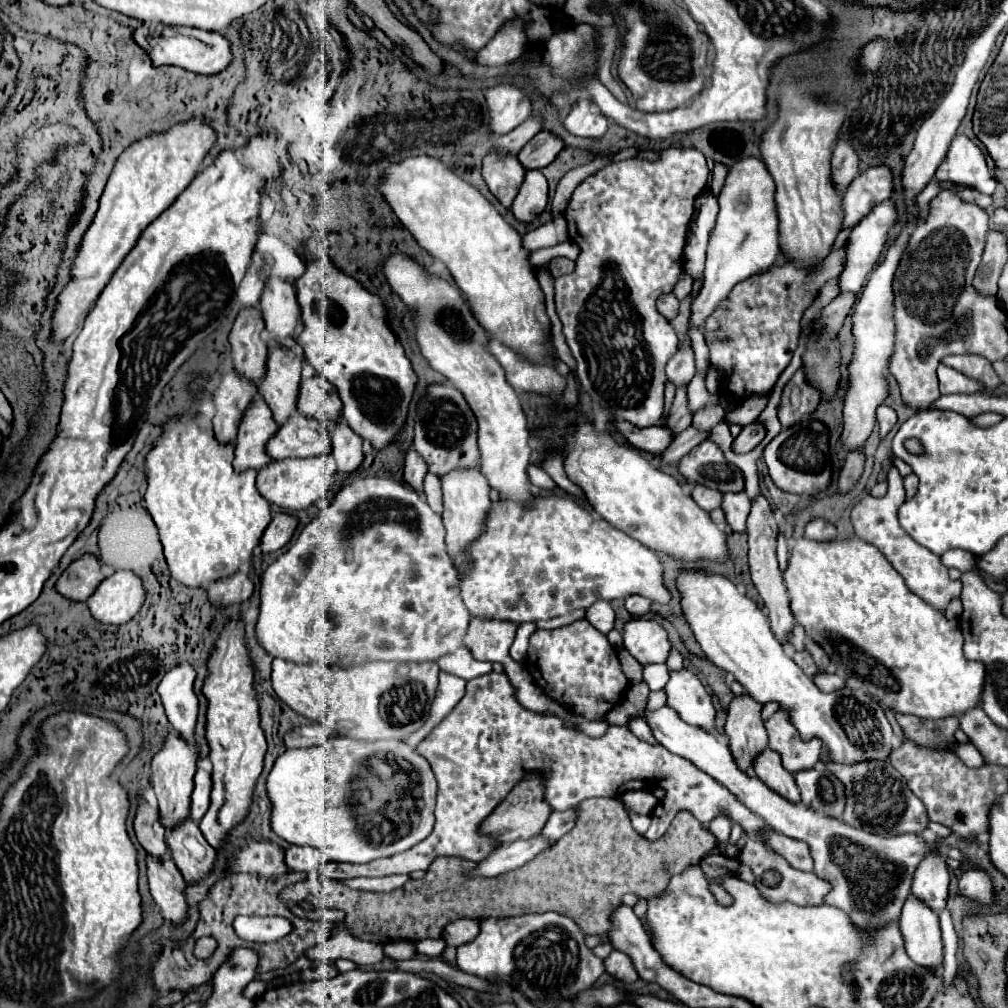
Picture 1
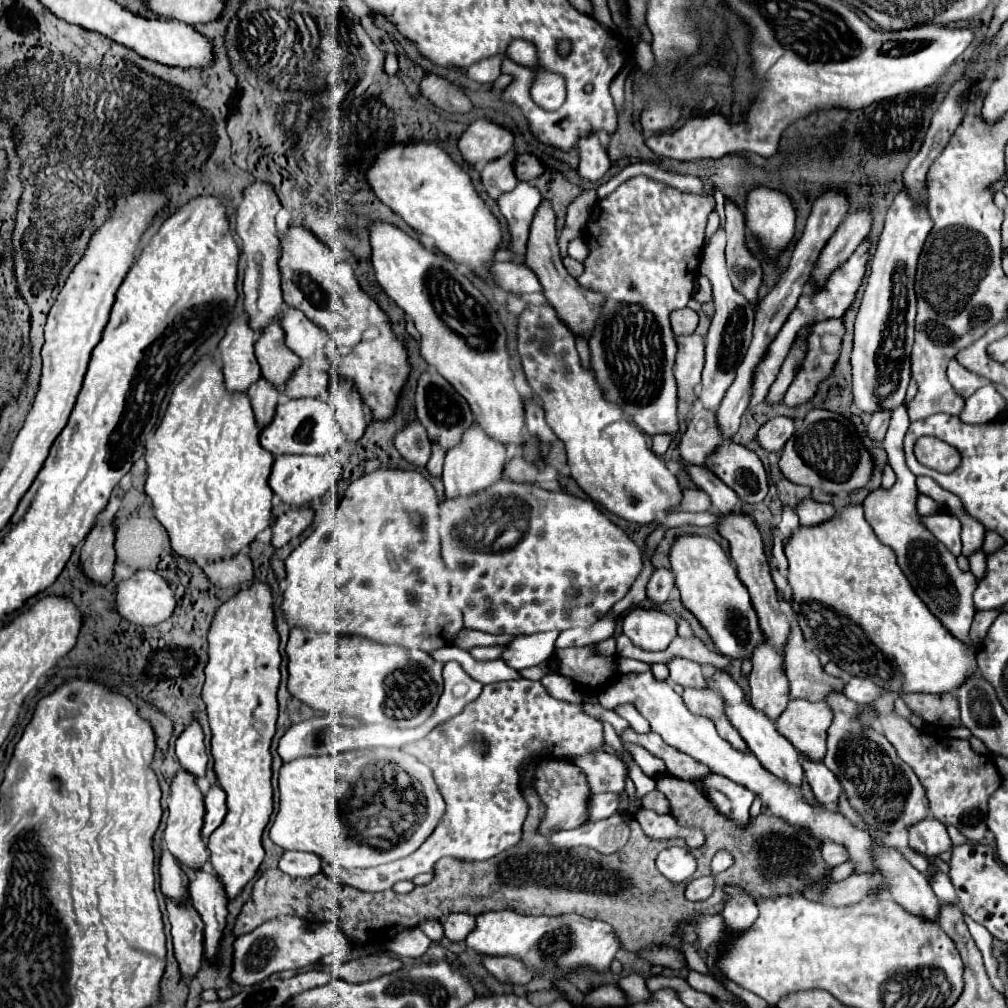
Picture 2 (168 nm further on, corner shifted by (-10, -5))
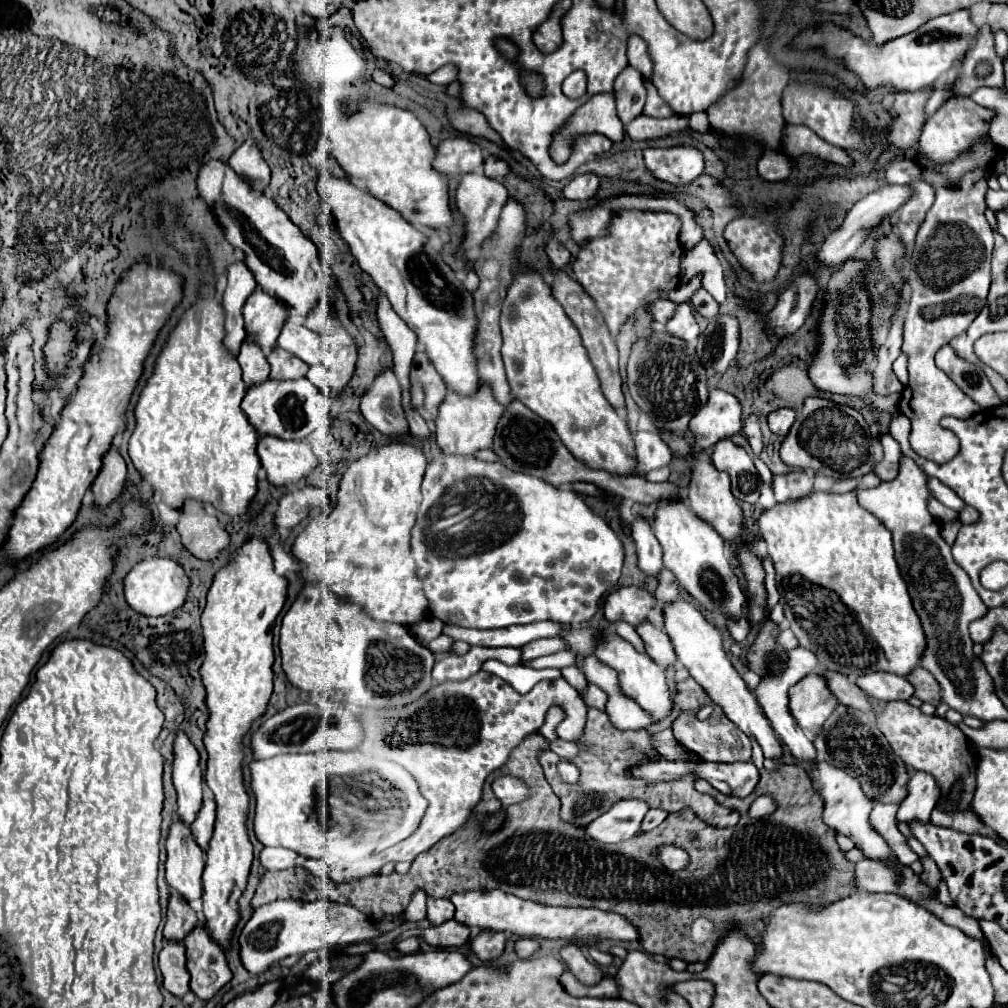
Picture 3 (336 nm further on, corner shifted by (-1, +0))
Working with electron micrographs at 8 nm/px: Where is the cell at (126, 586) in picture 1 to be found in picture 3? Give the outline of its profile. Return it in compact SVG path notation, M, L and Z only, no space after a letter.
M152 557L136 563L128 571L128 575L124 577L124 597L130 609L134 609L136 613L142 613L146 617L160 617L160 615L172 613L184 603L188 585L190 585L190 579L186 577L184 569L178 563L174 563L172 559Z

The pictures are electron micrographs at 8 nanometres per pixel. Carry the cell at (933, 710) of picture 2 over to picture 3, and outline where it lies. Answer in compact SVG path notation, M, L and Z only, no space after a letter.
M916 669L916 673L912 673L912 677L908 677L908 681L914 685L914 697L918 697L922 703L930 703L934 707L938 707L942 703L940 697L940 685L938 681L924 669Z

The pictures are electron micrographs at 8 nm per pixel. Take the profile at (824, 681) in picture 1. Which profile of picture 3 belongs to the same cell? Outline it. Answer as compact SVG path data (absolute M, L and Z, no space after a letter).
M868 673L856 679L856 685L874 699L882 701L894 701L894 699L910 699L914 693L914 687L908 683L906 677L898 677L896 673Z

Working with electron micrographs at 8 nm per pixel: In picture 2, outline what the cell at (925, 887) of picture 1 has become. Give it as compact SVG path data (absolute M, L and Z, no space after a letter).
M933 816L909 826L909 846L925 856L935 858L941 852L949 852L949 844L951 842L945 826Z

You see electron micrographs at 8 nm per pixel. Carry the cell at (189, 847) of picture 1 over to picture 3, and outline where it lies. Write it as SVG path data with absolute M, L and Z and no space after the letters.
M204 921L186 935L186 967L192 975L190 989L204 1001L208 1001L216 991L220 991L230 979L232 973L226 963L224 949L208 935Z

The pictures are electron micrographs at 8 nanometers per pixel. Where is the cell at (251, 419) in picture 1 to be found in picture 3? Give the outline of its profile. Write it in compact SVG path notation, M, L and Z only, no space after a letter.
M242 345L238 363L242 367L242 381L246 383L246 387L268 381L270 365L268 365L264 353L260 353L260 349L256 349L256 345Z

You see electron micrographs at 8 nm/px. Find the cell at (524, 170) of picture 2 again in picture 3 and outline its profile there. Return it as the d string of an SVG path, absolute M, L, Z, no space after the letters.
M486 157L486 175L492 179L504 179L510 173L510 167L506 161L498 159L498 157Z

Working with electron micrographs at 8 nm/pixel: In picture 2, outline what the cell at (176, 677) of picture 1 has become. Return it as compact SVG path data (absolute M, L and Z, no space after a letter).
M191 722L189 728L177 738L177 758L185 772L193 774L197 780L207 772L207 754L203 744L203 730L199 722Z

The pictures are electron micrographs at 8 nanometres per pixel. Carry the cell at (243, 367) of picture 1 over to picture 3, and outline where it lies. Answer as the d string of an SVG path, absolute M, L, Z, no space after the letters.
M246 141L244 145L240 145L232 153L228 165L236 171L238 177L248 181L254 191L264 193L266 187L270 185L270 167L264 163L264 159L260 157L260 151L252 141Z

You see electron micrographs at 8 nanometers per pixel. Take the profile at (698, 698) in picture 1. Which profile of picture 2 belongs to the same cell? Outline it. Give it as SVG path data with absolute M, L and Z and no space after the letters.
M671 658L667 662L667 668L669 668L669 678L681 686L693 686L693 688L703 688L707 686L705 684L705 678L703 678L703 672L701 672L701 666L693 660L687 660L687 658Z

